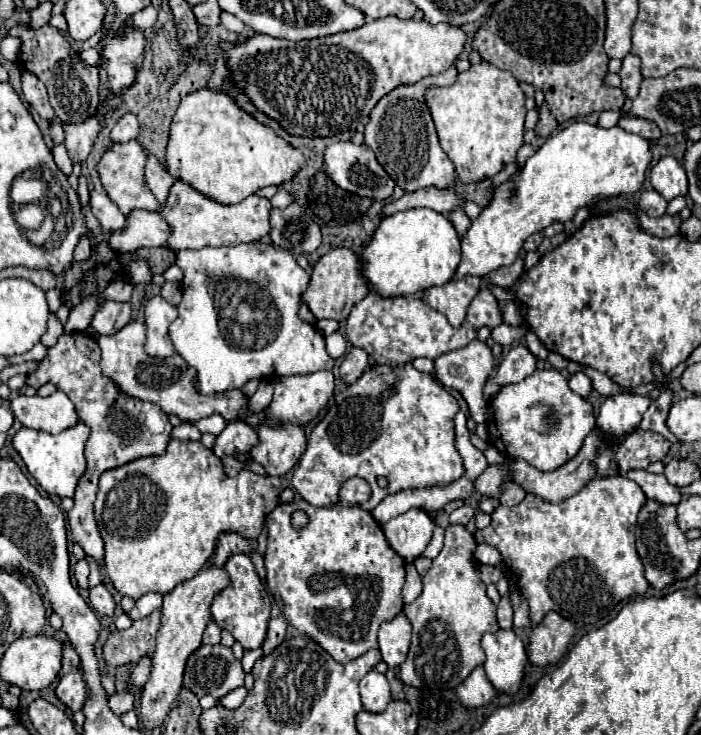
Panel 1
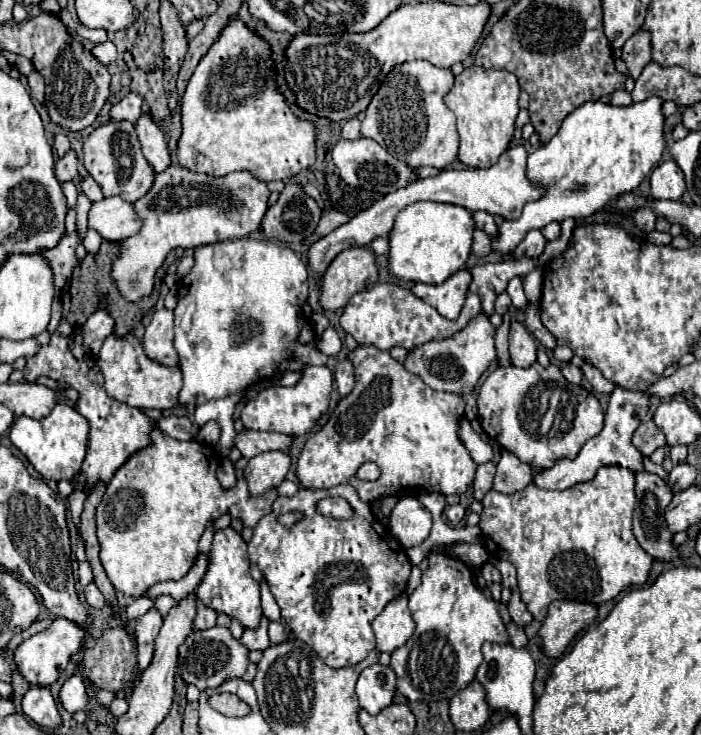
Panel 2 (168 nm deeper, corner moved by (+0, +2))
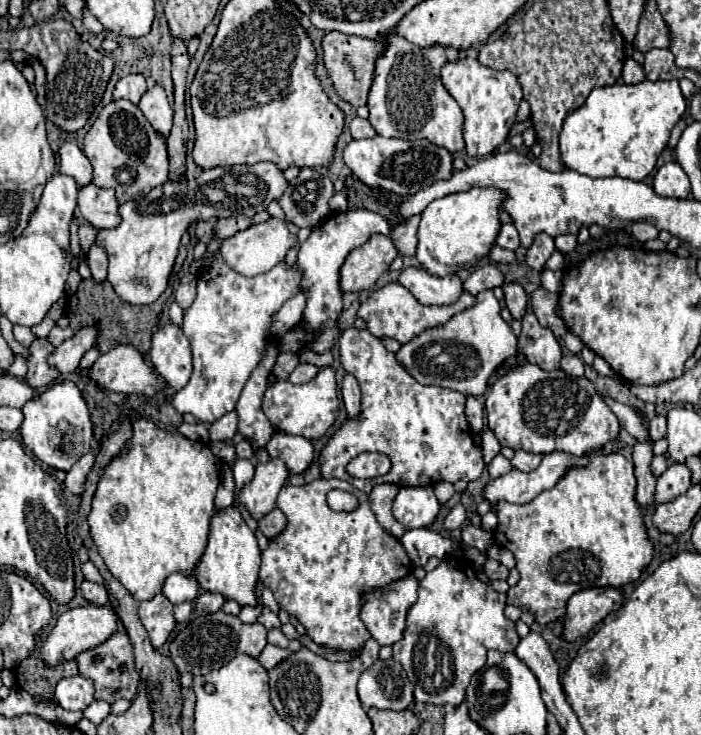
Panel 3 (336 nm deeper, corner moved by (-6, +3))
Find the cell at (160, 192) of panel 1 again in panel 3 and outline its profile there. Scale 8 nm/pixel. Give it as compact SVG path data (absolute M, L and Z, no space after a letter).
M154 86L152 90L148 90L142 100L140 100L140 110L146 116L146 120L152 124L152 128L160 134L160 136L170 136L172 130L172 106L166 98L166 92L162 86Z

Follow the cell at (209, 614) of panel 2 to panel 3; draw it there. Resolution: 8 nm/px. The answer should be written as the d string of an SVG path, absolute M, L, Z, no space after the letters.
M200 594L198 598L196 598L196 612L198 614L202 614L202 616L206 616L206 614L214 614L214 612L220 612L222 610L222 606L224 606L224 598L220 596L220 594Z

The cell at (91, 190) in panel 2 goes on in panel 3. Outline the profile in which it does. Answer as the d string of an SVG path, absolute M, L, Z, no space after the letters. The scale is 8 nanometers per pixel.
M64 142L60 148L60 172L72 176L78 186L86 186L92 182L92 166L84 152L74 142Z

